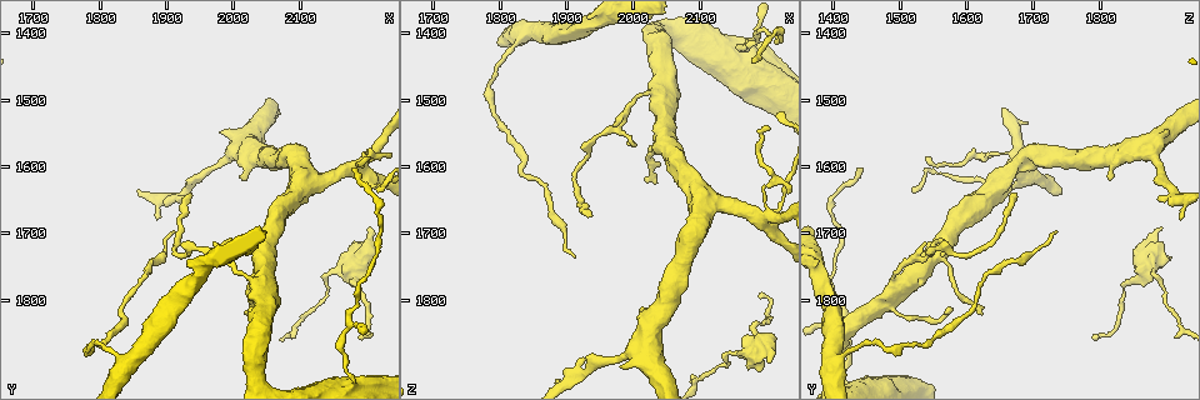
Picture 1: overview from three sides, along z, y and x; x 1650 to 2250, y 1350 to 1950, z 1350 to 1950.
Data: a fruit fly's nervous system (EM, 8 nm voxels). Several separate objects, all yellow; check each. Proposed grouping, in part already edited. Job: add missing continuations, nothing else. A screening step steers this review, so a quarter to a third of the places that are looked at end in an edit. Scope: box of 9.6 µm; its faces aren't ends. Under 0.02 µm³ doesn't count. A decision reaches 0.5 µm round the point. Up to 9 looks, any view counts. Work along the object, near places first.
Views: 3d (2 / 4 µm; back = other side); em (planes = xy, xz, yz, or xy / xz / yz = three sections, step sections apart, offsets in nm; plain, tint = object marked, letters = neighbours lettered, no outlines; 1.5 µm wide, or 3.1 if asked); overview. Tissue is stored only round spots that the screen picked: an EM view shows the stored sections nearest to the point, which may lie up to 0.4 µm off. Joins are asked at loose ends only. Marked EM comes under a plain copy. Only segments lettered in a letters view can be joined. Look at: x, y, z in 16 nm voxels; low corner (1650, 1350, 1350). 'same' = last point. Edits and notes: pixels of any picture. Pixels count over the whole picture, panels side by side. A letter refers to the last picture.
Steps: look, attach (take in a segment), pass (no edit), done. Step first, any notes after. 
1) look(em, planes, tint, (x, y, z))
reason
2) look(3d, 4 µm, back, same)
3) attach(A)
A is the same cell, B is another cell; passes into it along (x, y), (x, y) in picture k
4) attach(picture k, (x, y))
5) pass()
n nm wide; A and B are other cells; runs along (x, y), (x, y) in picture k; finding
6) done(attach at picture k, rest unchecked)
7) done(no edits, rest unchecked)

look(3d, 4 µm, (2180, 1605, 1445))
tapers out

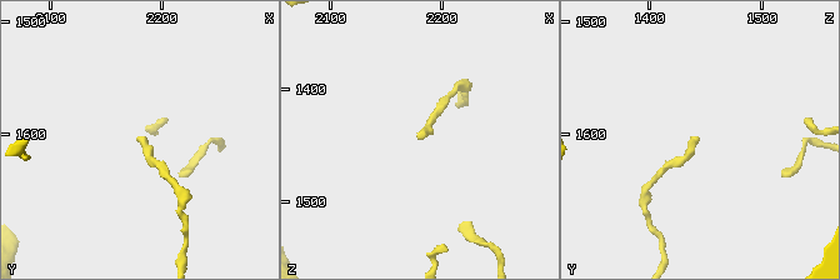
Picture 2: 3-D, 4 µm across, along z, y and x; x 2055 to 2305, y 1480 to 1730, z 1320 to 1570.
look(em, planes, tint, (2182, 1604, 1446))

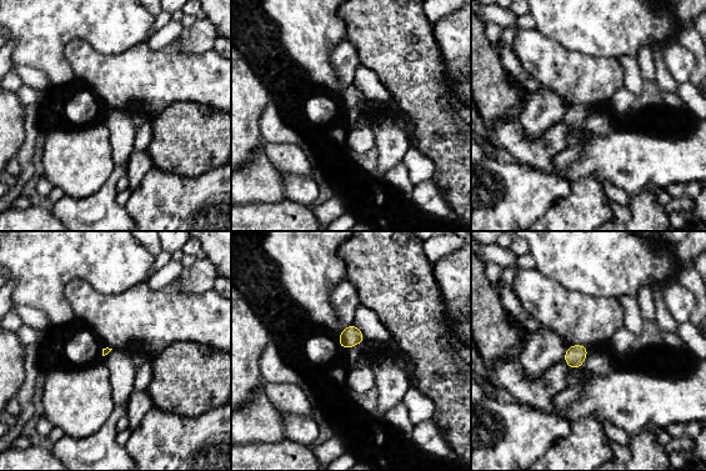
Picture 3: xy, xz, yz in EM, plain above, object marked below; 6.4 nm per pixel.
look(em, planes, letters, same)
see the neighbours

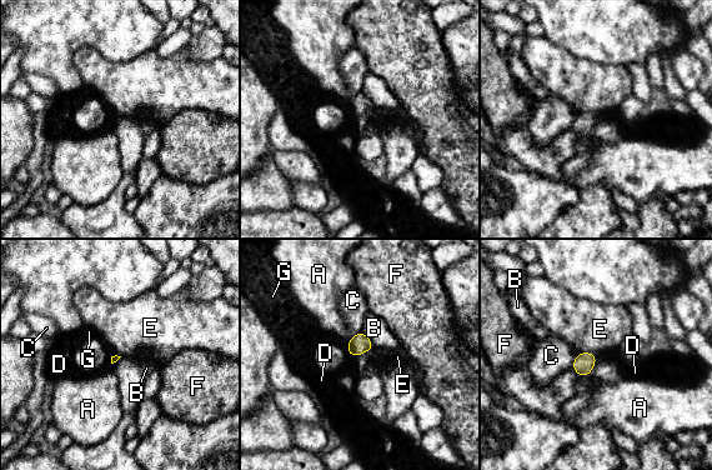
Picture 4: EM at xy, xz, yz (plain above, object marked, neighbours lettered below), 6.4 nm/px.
pass()
A, B, C, D, E, F and G are other cells; border along (577, 353), (592, 353), (596, 356) in picture 4; no lettered segment goes on from it

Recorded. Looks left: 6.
look(3d, 4 µm, (1910, 1700, 1735))
tapers out

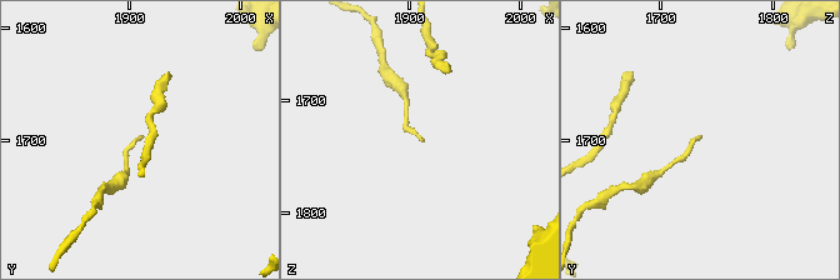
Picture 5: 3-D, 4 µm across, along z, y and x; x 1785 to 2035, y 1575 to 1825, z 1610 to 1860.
look(em, xy, step 8, tint, (1912, 1696, 1734))
need the tissue

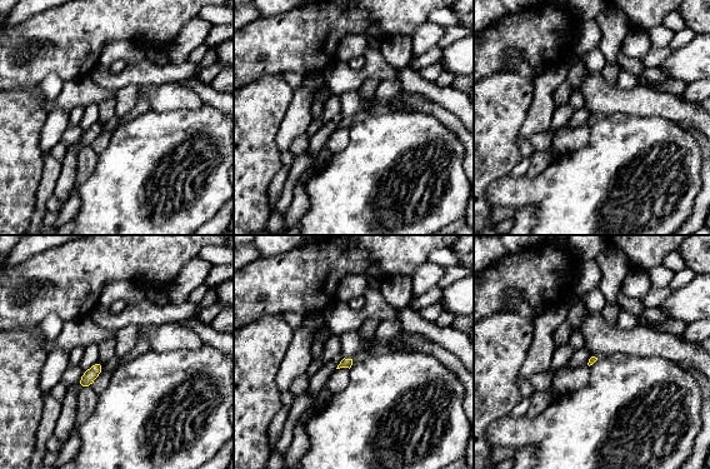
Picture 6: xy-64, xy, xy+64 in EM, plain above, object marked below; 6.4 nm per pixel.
look(em, xy, step 8, letters, same)
what lies round it

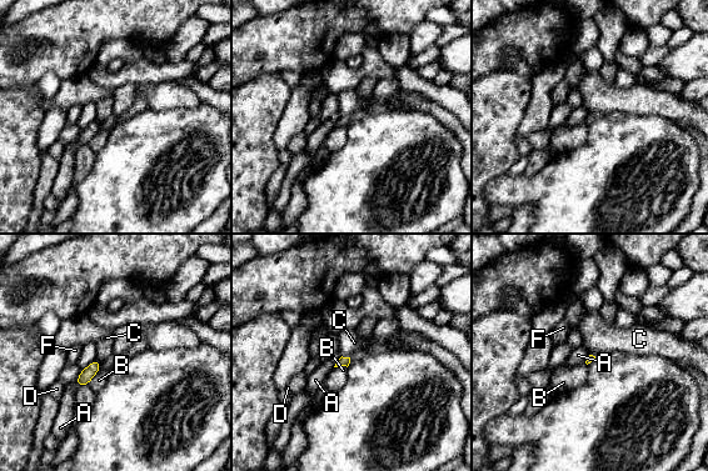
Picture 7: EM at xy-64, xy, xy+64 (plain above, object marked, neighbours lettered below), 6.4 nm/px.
pass()
A, B, C, D and F are other cells; border along (349, 356), (340, 357) in picture 7; none of them fits

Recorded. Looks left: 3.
look(3d, 4 µm, back, (1995, 1730, 1560))
tapers out

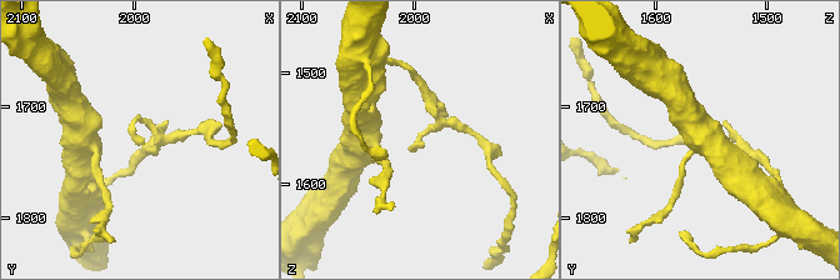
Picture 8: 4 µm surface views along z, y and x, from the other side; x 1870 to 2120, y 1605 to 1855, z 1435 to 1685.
look(em, planes, letters, (1996, 1734, 1560))
now the EM

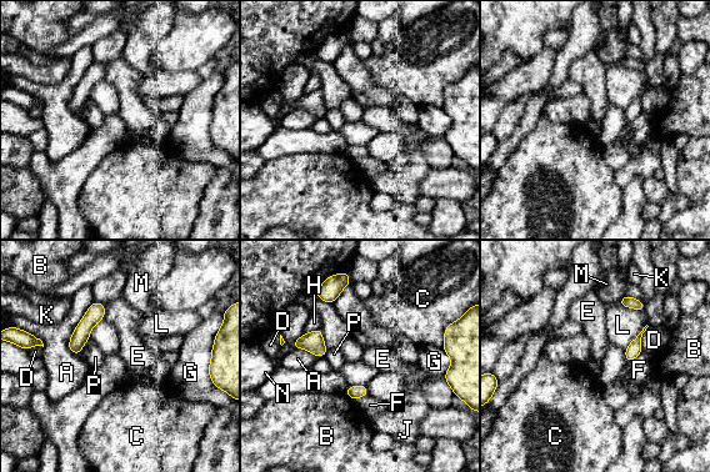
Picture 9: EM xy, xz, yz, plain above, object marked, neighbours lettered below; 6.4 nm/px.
pass()
A touches over 380 nm; A, B, C, D, E, F, G, H, J, K, L, M, N and P are other cells; border along (626, 294), (616, 305) in picture 9; no lettered segment goes on from it

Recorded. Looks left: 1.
done(no edits, rest unchecked)

